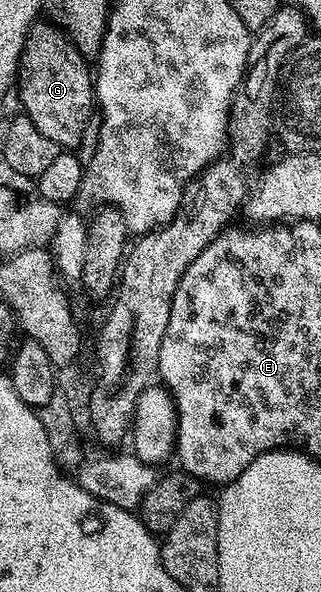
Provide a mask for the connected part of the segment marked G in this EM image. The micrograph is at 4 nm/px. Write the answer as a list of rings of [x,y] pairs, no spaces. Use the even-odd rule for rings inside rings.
[[[36,21],[27,33],[17,69],[17,92],[19,88],[19,98],[24,115],[29,117],[37,130],[40,130],[45,138],[57,142],[62,149],[73,150],[78,147],[84,136],[84,128],[95,108],[93,74],[86,57],[77,50],[66,33],[58,25],[45,22]]]

